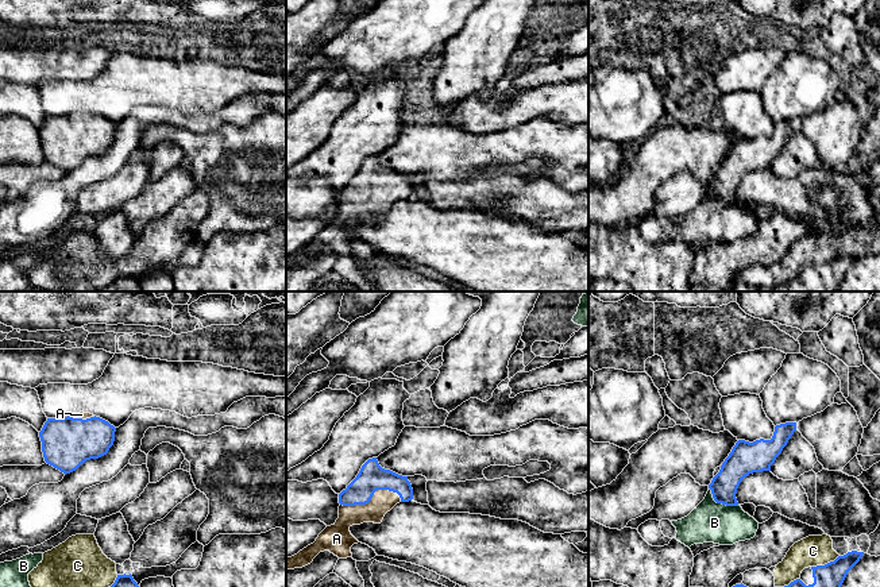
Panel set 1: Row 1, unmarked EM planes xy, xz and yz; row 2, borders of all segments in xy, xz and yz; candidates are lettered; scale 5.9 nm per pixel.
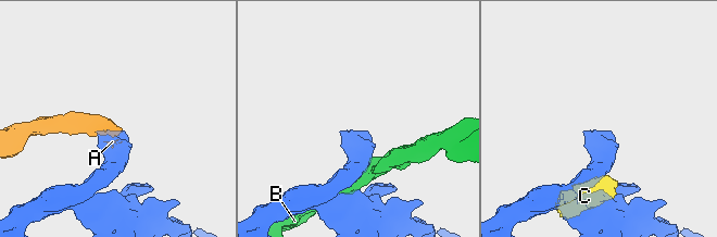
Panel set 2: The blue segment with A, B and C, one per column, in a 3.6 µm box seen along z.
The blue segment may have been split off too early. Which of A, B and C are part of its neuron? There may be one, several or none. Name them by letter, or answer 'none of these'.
A

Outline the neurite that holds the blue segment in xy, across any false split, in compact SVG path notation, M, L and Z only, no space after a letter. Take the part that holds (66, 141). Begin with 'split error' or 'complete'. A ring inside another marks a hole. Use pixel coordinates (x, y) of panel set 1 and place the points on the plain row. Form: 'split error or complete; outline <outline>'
split error; outline M72 111L63 116L47 116L39 135L45 159L70 171L82 161L108 151L116 125L90 111Z

